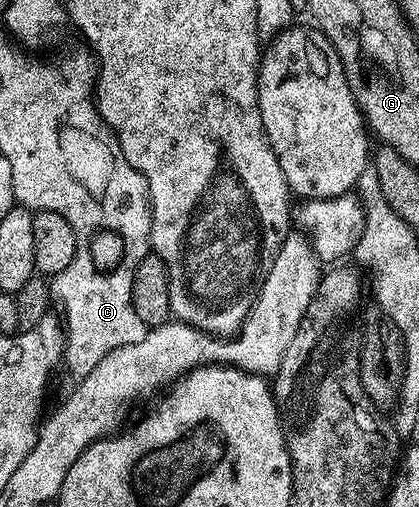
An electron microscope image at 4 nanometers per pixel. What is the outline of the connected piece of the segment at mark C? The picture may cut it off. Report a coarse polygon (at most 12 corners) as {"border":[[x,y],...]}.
{"border":[[129,269],[101,271],[63,311],[73,379],[139,343]]}

